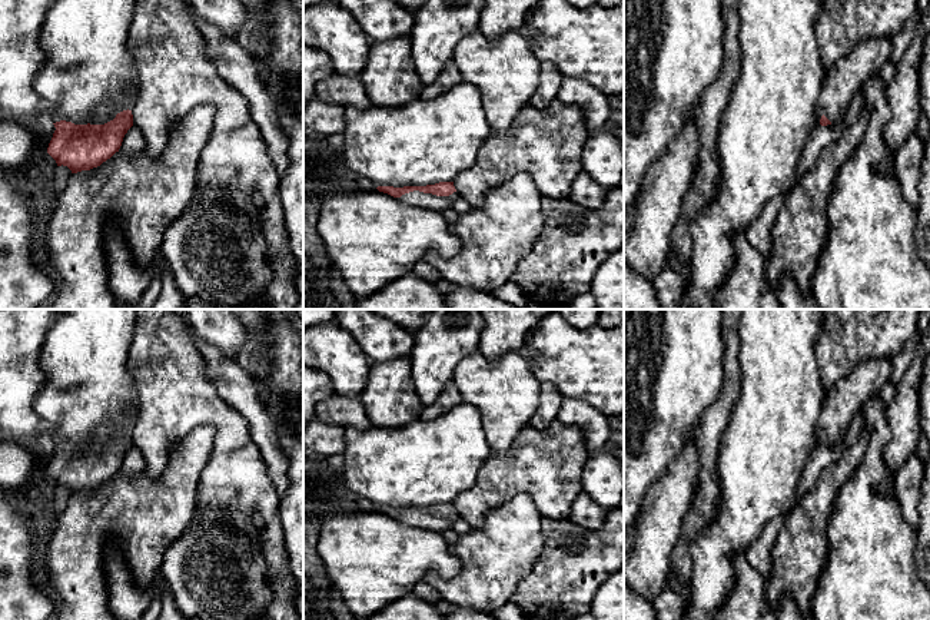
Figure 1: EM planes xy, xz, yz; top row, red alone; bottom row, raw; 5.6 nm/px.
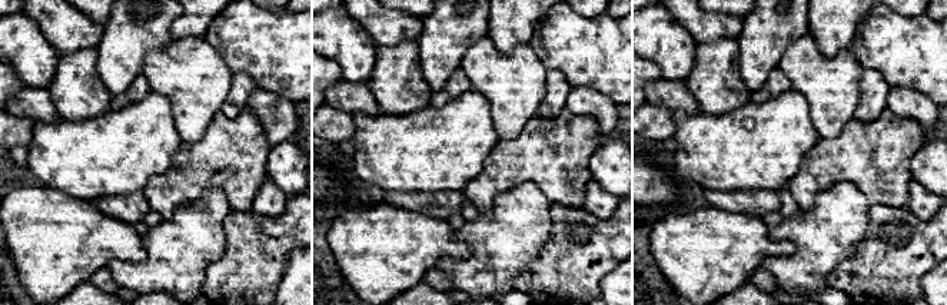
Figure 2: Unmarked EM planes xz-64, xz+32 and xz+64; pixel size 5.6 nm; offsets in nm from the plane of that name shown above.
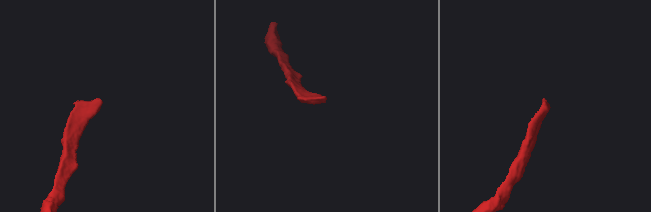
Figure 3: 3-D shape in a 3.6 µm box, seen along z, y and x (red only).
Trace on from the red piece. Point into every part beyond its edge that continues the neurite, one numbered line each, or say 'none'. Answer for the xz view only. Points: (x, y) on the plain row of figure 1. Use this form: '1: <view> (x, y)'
1: xz (429, 523)

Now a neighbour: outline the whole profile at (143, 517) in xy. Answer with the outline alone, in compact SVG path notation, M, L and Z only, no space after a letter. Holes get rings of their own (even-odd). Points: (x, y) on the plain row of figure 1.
M210 424L193 428L173 445L169 464L157 480L152 480L146 471L136 477L116 473L97 488L72 494L47 546L46 564L50 594L57 604L56 613L50 620L114 620L109 606L109 580L104 568L104 543L109 540L113 540L120 548L123 558L119 561L119 566L133 576L137 586L146 588L160 576L160 567L167 548L195 518L200 475L210 460L215 435L216 428Z

